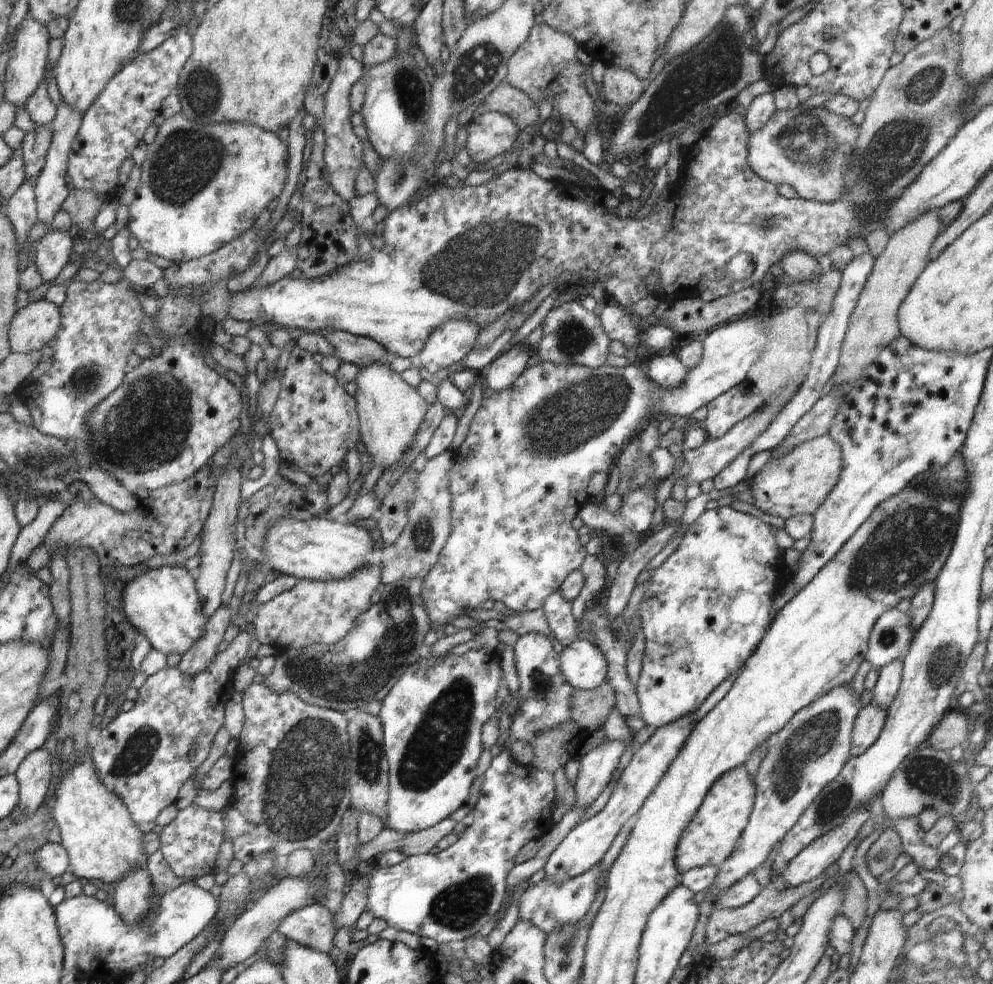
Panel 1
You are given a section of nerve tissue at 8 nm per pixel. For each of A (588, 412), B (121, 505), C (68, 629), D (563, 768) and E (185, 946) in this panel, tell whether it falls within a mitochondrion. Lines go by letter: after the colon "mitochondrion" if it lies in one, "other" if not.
A: mitochondrion
B: other
C: other
D: other
E: other

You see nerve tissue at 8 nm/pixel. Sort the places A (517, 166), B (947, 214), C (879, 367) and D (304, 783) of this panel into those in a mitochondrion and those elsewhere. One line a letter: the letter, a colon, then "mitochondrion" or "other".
A: other
B: other
C: other
D: mitochondrion

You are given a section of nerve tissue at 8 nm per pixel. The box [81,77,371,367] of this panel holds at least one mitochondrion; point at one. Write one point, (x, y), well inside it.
(189, 157)

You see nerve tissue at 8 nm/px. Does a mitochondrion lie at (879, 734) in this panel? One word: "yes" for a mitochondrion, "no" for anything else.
no

